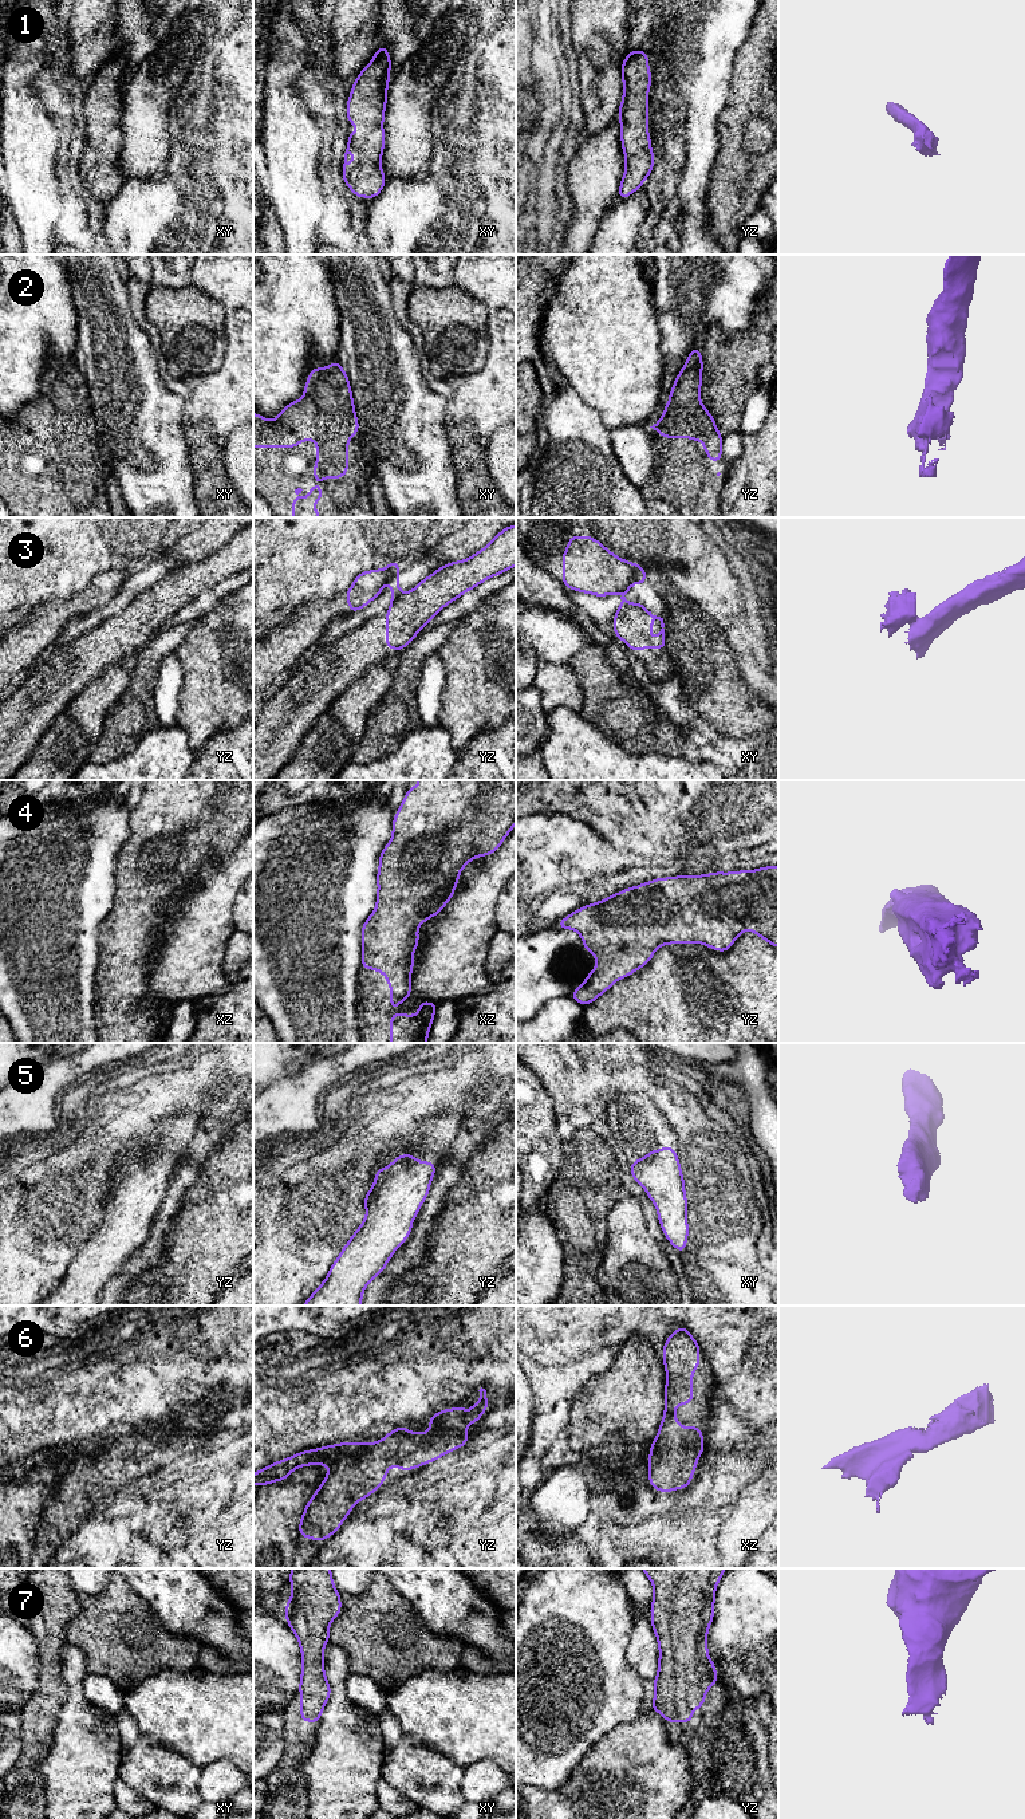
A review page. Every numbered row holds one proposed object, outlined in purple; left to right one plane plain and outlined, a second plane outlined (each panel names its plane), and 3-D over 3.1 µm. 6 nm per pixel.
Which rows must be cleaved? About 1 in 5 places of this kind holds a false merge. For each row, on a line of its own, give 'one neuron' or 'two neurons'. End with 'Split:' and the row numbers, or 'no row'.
1: one neuron
2: one neuron
3: two neurons
4: one neuron
5: one neuron
6: one neuron
7: one neuron
Split: 3

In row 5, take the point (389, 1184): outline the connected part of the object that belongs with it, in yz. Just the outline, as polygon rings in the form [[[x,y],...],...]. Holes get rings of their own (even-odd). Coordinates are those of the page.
[[[409,1153],[398,1155],[389,1164],[387,1169],[378,1168],[374,1185],[364,1196],[366,1218],[331,1265],[324,1281],[312,1292],[303,1306],[362,1306],[364,1288],[375,1276],[383,1272],[393,1253],[411,1235],[413,1221],[430,1192],[430,1181],[434,1176],[434,1161],[421,1162]]]

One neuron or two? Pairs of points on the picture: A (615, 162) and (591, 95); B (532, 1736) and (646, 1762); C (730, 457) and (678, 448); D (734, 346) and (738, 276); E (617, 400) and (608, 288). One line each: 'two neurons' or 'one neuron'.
A: two neurons
B: two neurons
C: two neurons
D: two neurons
E: one neuron

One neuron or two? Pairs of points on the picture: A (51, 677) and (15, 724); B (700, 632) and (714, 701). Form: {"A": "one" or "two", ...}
{"A": "one", "B": "one"}

